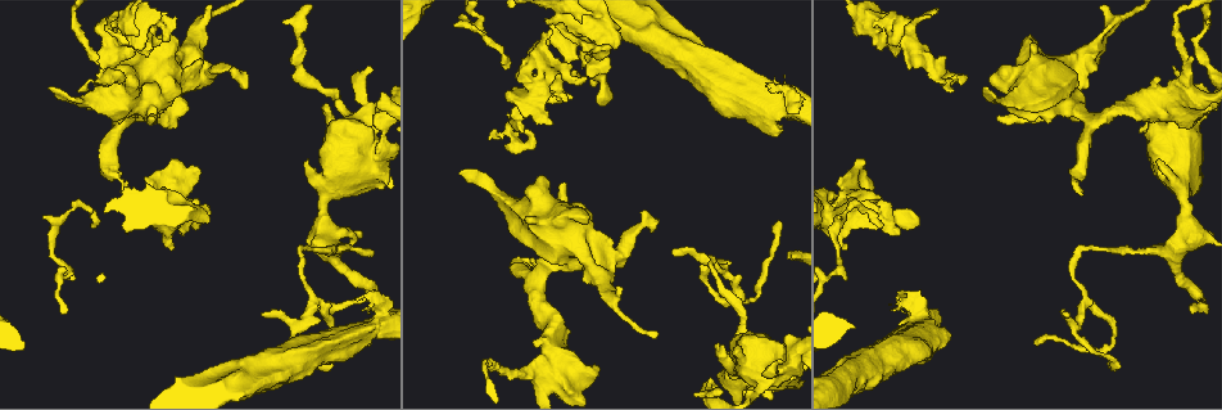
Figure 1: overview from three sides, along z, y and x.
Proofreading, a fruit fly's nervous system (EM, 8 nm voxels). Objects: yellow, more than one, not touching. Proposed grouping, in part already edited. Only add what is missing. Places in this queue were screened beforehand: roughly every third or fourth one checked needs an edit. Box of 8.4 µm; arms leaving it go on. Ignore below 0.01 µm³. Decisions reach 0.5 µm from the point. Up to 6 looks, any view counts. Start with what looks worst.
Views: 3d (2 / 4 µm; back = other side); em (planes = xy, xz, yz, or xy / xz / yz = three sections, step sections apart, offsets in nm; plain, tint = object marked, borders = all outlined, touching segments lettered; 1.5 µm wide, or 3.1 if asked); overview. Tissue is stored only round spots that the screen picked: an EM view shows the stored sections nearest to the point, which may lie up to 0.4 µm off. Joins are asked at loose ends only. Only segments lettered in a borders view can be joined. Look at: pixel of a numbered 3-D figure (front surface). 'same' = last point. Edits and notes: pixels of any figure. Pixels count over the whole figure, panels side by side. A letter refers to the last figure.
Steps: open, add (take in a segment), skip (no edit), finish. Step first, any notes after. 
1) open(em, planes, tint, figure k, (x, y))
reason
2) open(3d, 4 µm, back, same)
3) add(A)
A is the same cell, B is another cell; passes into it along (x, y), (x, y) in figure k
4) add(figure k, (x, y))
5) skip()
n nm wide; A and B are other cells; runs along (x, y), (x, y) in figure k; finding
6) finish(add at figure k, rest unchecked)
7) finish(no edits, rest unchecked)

open(em, xy, step 8, borders, figure 1, (1159, 160))

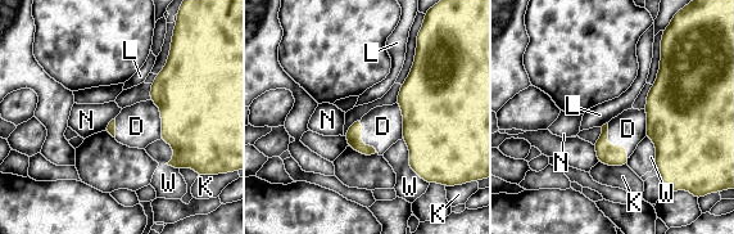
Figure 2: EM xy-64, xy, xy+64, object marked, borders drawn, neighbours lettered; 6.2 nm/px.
open(em, planes, borders, same)
another direction

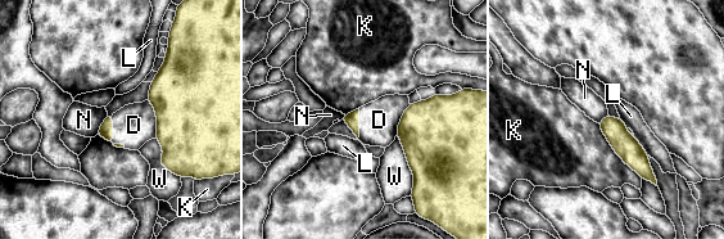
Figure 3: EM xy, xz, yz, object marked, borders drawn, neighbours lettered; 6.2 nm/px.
add(D)
D is the same cell, K, L, N and W are other cells; it goes on there

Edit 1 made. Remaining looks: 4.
open(3d, 4 µm, back, figure 1, (48, 87))
thin end

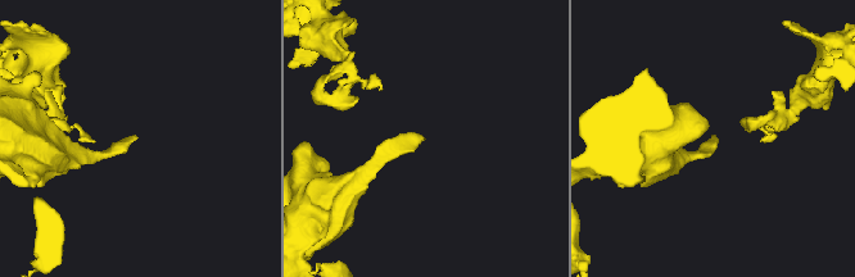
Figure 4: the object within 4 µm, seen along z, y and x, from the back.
open(em, planes, borders, figure 4, (136, 136))

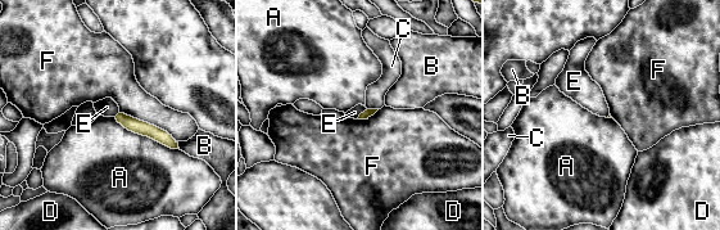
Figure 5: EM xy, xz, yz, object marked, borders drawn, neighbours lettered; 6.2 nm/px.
skip()
A touches over 460 nm; A, B, C, D, E and F are other cells; border along (366, 108), (357, 118) in figure 5; no lettered segment goes on from it

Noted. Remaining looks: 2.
open(3d, 2 µm, figure 1, (778, 135))
stops while still wide

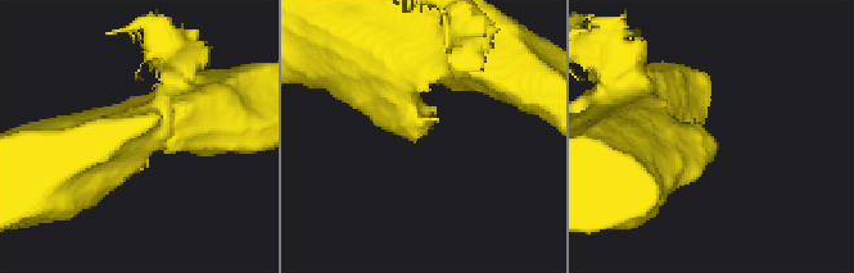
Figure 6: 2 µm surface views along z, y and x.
open(em, planes, borders, figure 6, (714, 139))
shape alone is not enough

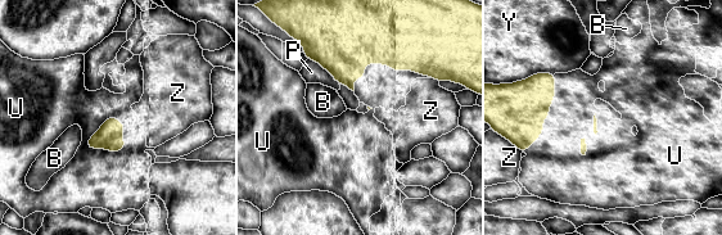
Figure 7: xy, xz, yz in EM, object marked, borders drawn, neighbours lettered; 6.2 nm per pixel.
skip()
B, P, U, Y and Z are other cells; border along (125, 123), (108, 117), (86, 147) in figure 7; none of them fits

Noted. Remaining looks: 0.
finish(add at figure 3, rest unchecked)

